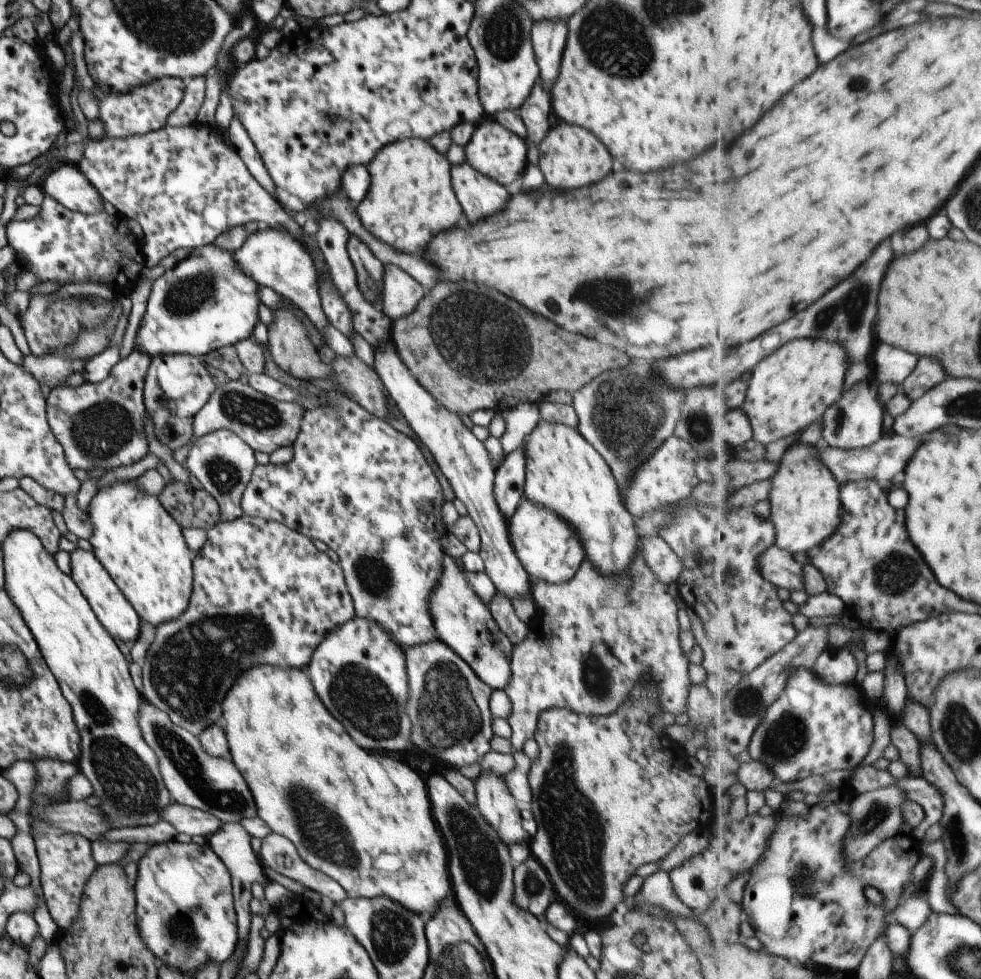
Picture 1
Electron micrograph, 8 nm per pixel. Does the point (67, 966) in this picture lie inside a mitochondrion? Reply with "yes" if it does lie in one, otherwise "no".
no

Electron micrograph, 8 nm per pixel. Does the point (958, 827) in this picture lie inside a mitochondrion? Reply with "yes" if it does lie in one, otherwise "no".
yes

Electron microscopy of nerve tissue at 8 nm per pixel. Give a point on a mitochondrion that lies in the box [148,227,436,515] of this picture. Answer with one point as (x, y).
(188, 295)

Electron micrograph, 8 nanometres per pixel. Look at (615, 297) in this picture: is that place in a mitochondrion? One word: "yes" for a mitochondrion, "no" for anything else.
yes

